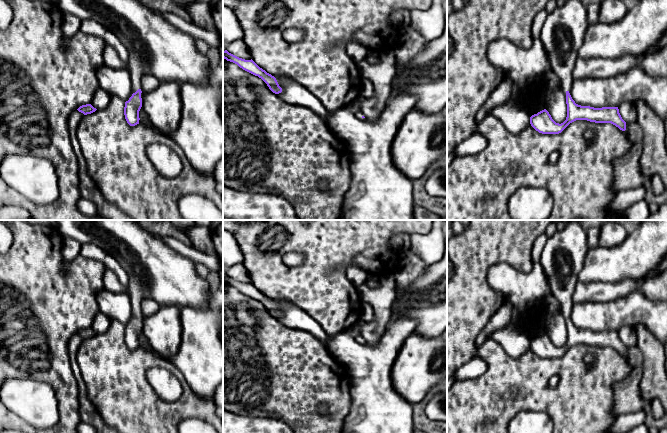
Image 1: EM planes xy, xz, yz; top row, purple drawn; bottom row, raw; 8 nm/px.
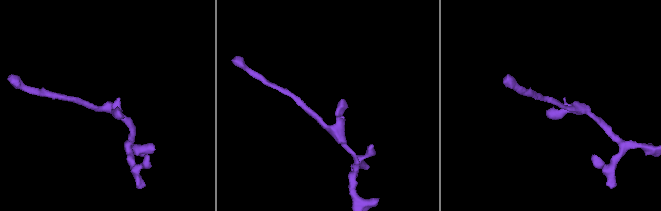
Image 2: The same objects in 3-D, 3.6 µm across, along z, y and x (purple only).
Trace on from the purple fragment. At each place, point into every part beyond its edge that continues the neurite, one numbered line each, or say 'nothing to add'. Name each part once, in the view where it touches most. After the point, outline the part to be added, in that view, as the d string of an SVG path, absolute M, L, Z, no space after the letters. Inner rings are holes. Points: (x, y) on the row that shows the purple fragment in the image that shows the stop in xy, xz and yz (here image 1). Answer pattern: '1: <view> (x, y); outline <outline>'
1: xy (155, 47); outline M57 0L64 14L72 14L81 20L94 19L113 32L128 50L127 70L134 90L140 89L140 78L153 75L160 83L175 81L194 84L210 84L212 67L207 54L196 48L196 40L181 31L161 15L139 0Z

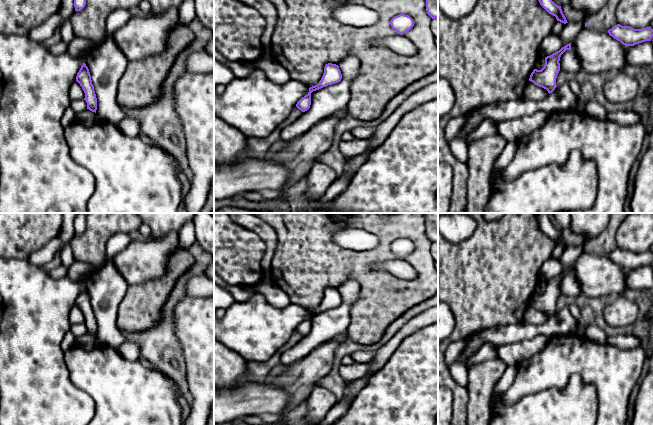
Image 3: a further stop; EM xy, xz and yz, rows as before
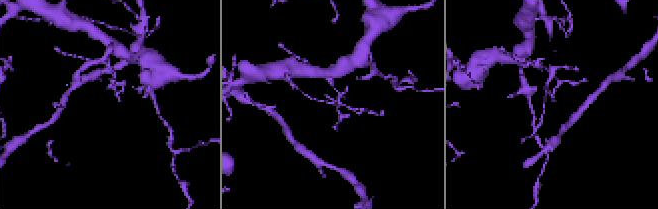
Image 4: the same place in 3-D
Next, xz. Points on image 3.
nothing to add

